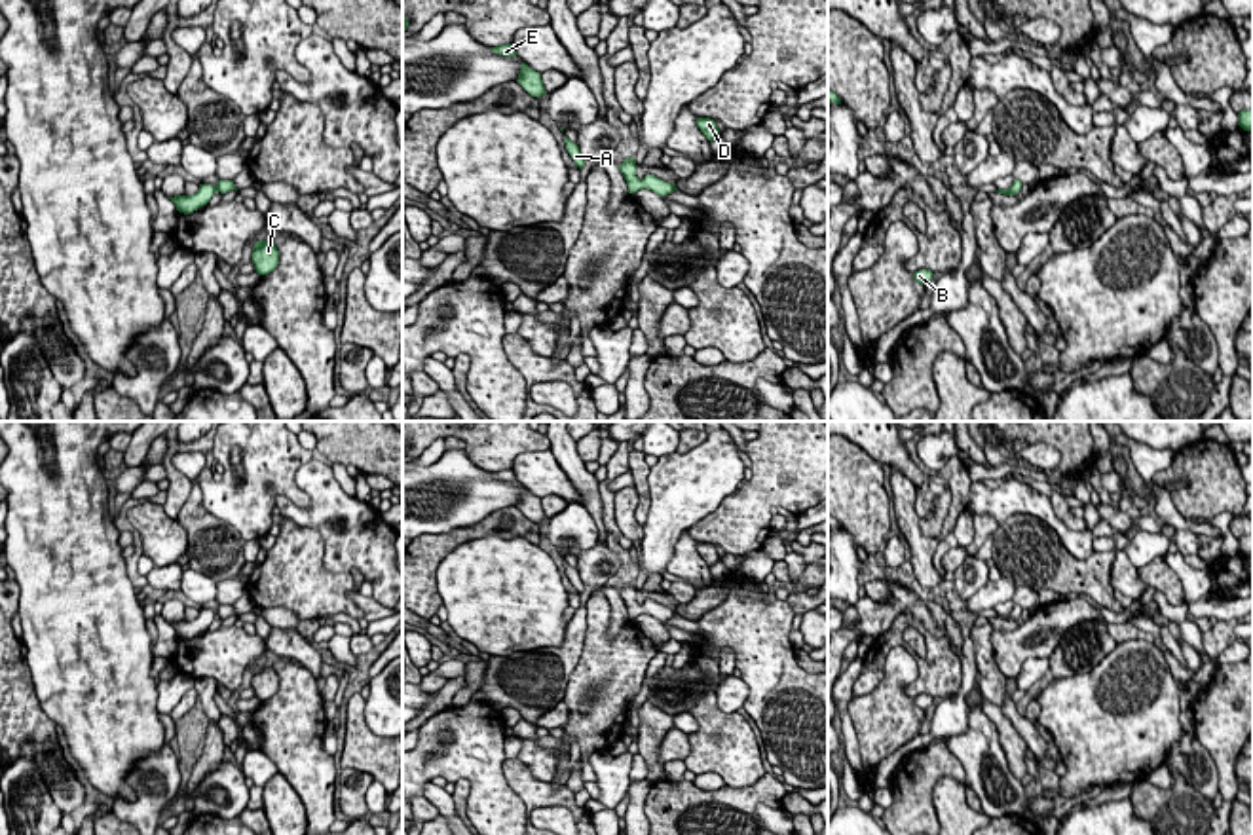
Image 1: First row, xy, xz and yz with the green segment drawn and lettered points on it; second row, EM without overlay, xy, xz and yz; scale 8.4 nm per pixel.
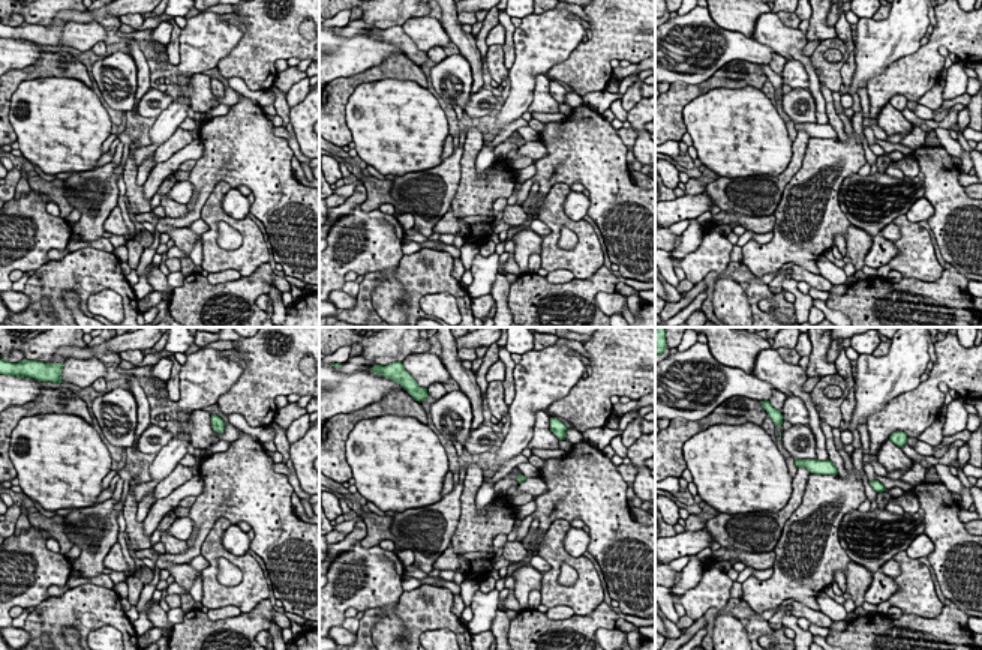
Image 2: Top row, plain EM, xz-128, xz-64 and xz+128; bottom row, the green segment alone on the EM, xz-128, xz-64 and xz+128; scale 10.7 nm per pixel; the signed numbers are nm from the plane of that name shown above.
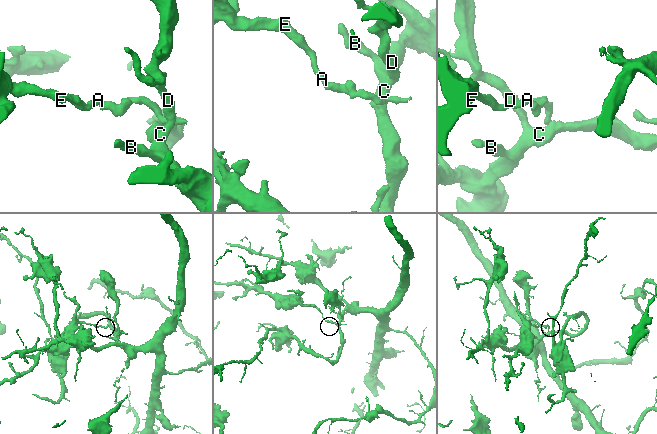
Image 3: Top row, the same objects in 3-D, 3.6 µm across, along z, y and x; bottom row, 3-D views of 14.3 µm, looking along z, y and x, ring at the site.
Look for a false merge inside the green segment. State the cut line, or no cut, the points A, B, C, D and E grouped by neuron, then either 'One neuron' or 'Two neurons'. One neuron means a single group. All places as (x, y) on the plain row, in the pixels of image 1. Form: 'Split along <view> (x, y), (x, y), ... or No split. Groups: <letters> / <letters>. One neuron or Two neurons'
Split along xz (640, 606), (636, 612), (627, 608). Groups: A E / B C D. Two neurons

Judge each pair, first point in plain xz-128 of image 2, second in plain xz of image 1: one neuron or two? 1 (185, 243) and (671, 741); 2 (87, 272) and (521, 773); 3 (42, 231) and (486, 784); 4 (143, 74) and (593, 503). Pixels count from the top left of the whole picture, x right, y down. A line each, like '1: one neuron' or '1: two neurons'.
1: one neuron
2: one neuron
3: one neuron
4: one neuron

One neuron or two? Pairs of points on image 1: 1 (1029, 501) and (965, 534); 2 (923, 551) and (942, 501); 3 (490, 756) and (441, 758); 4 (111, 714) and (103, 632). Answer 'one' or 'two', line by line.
1: two
2: two
3: one
4: one

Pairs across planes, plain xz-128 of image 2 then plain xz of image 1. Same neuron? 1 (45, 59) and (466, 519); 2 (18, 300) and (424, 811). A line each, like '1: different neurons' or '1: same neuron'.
1: different neurons
2: same neuron

